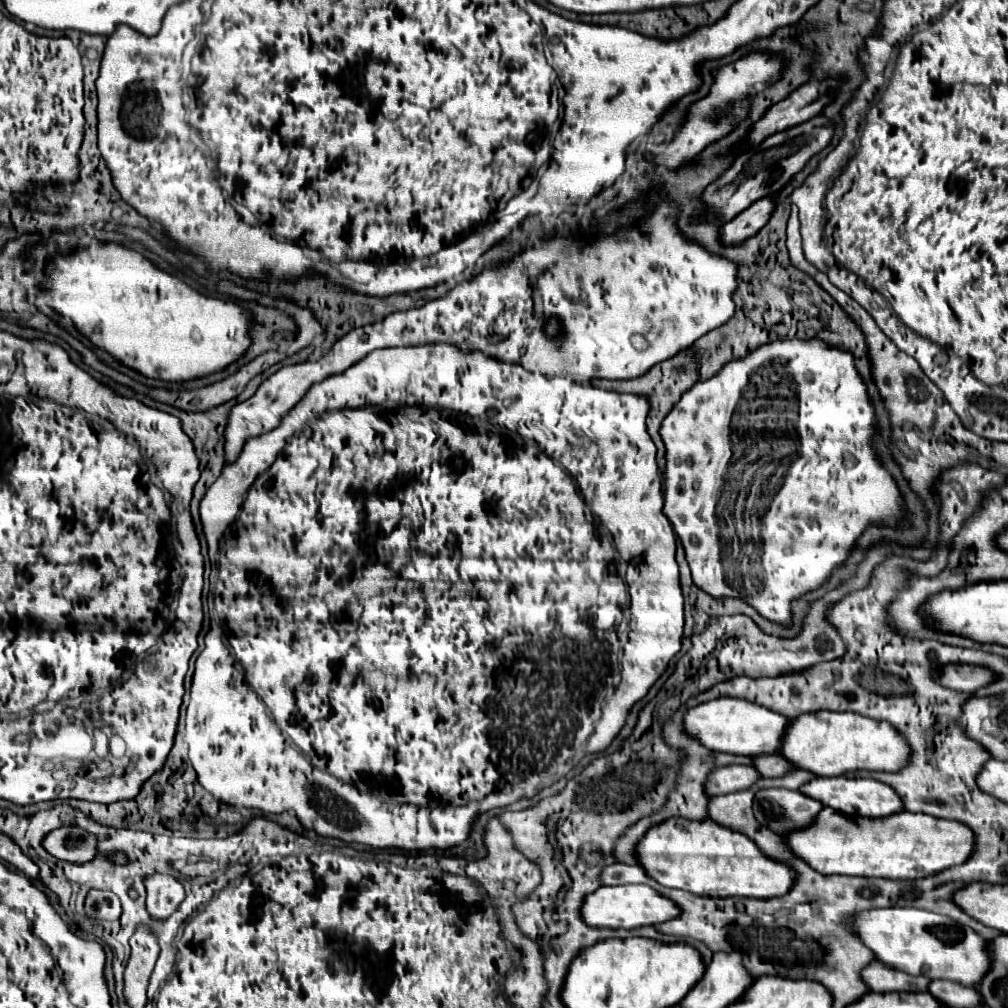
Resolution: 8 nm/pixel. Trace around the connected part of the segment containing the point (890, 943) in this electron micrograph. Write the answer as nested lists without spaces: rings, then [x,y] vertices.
[[[885,907],[859,911],[847,919],[849,929],[865,943],[865,947],[873,951],[877,961],[889,963],[889,967],[899,971],[909,971],[909,975],[925,975],[929,979],[949,979],[973,985],[989,969],[985,939],[949,917],[915,907]]]

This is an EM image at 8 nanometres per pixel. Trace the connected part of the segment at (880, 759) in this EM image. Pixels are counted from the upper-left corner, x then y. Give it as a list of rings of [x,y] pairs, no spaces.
[[[815,711],[805,713],[789,723],[789,731],[781,737],[779,755],[785,755],[795,769],[809,771],[819,777],[837,777],[847,771],[897,771],[907,763],[909,745],[887,723],[863,717],[859,713]]]

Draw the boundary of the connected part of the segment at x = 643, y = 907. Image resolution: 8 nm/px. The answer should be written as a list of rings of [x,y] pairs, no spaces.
[[[617,885],[599,887],[595,893],[587,895],[581,905],[581,919],[589,927],[609,927],[609,929],[633,929],[643,925],[657,925],[679,915],[679,907],[661,897],[647,885]]]

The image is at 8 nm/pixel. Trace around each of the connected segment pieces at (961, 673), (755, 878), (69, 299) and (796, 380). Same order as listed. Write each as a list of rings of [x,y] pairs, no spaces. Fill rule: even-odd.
[[[949,663],[943,667],[943,673],[937,675],[935,679],[943,687],[957,689],[963,693],[973,693],[979,687],[989,685],[995,679],[995,675],[985,667],[965,665],[965,663]]]
[[[671,817],[651,827],[643,835],[643,839],[635,847],[635,857],[637,857],[637,863],[645,869],[645,873],[651,879],[655,879],[659,885],[671,887],[671,889],[683,889],[683,891],[689,891],[695,895],[707,895],[707,897],[737,897],[737,895],[757,897],[757,899],[781,897],[791,889],[793,877],[795,877],[795,873],[789,867],[765,857],[751,839],[711,819],[693,821],[693,819],[683,819],[683,817]]]
[[[115,243],[57,257],[47,265],[45,275],[39,277],[39,281],[43,287],[41,295],[47,305],[65,317],[71,317],[75,327],[87,335],[95,347],[109,351],[121,363],[153,379],[187,381],[201,377],[233,363],[249,347],[249,315],[241,311],[241,307],[201,295],[185,281],[153,267],[143,255]]]
[[[791,339],[791,341],[769,343],[769,345],[761,347],[759,351],[753,351],[745,359],[727,363],[715,377],[711,377],[703,383],[695,383],[689,391],[685,391],[683,397],[675,403],[671,413],[661,423],[661,437],[663,437],[665,449],[667,449],[667,469],[663,473],[665,475],[663,513],[673,523],[675,533],[679,535],[679,539],[685,547],[687,561],[689,561],[693,581],[697,583],[697,587],[707,591],[711,597],[723,597],[723,595],[741,597],[749,605],[753,605],[769,621],[789,625],[791,623],[791,619],[789,619],[791,617],[791,613],[789,613],[791,599],[821,585],[831,575],[833,567],[837,567],[845,561],[849,549],[853,547],[859,533],[865,529],[867,521],[893,523],[903,513],[901,495],[899,495],[891,475],[875,461],[875,453],[869,443],[873,427],[875,427],[873,407],[869,403],[865,385],[853,367],[853,355],[839,351],[839,349],[829,349],[819,339],[811,339],[811,341]],[[747,495],[753,495],[753,499],[769,499],[769,503],[765,503],[765,515],[761,515],[761,519],[747,519]]]

